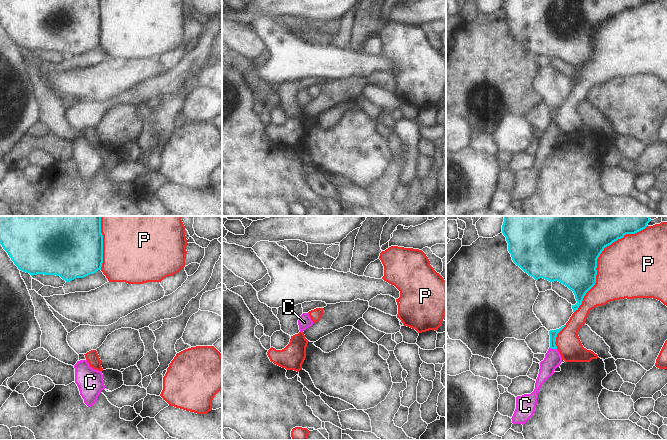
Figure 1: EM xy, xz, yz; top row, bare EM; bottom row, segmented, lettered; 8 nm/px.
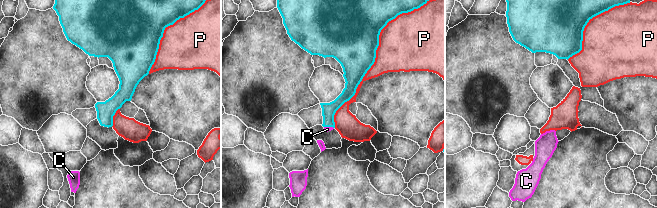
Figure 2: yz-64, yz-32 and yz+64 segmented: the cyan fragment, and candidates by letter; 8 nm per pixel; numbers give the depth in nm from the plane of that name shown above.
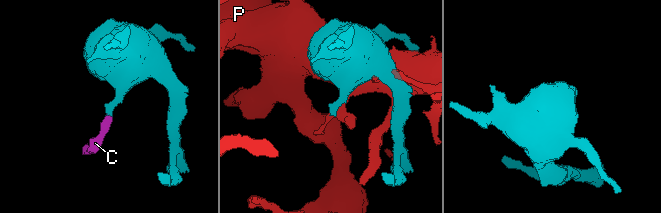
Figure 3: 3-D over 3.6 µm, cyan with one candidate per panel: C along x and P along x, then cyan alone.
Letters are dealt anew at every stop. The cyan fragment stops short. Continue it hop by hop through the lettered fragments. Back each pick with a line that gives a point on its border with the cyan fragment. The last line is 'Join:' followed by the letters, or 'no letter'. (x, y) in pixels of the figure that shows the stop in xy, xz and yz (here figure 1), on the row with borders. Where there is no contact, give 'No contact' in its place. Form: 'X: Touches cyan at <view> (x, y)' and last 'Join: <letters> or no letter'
C: Touches cyan at yz (553, 348)
Join: C

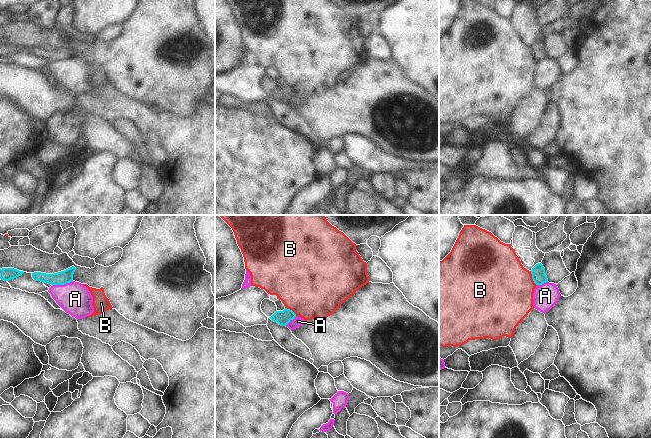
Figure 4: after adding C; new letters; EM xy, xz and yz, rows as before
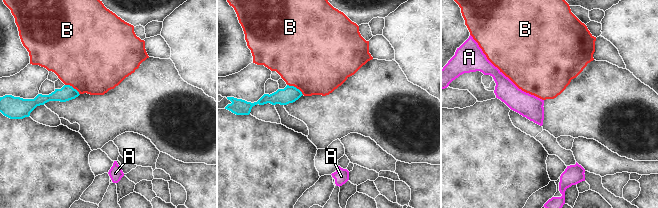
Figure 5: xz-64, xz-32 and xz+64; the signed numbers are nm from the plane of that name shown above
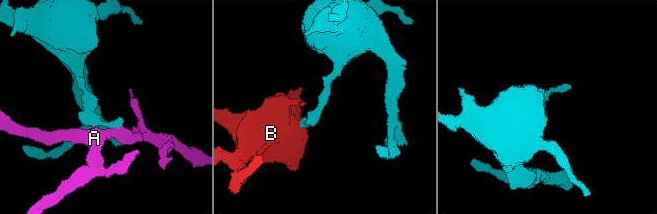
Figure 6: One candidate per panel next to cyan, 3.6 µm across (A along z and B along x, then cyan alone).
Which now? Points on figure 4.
Join: no letter

